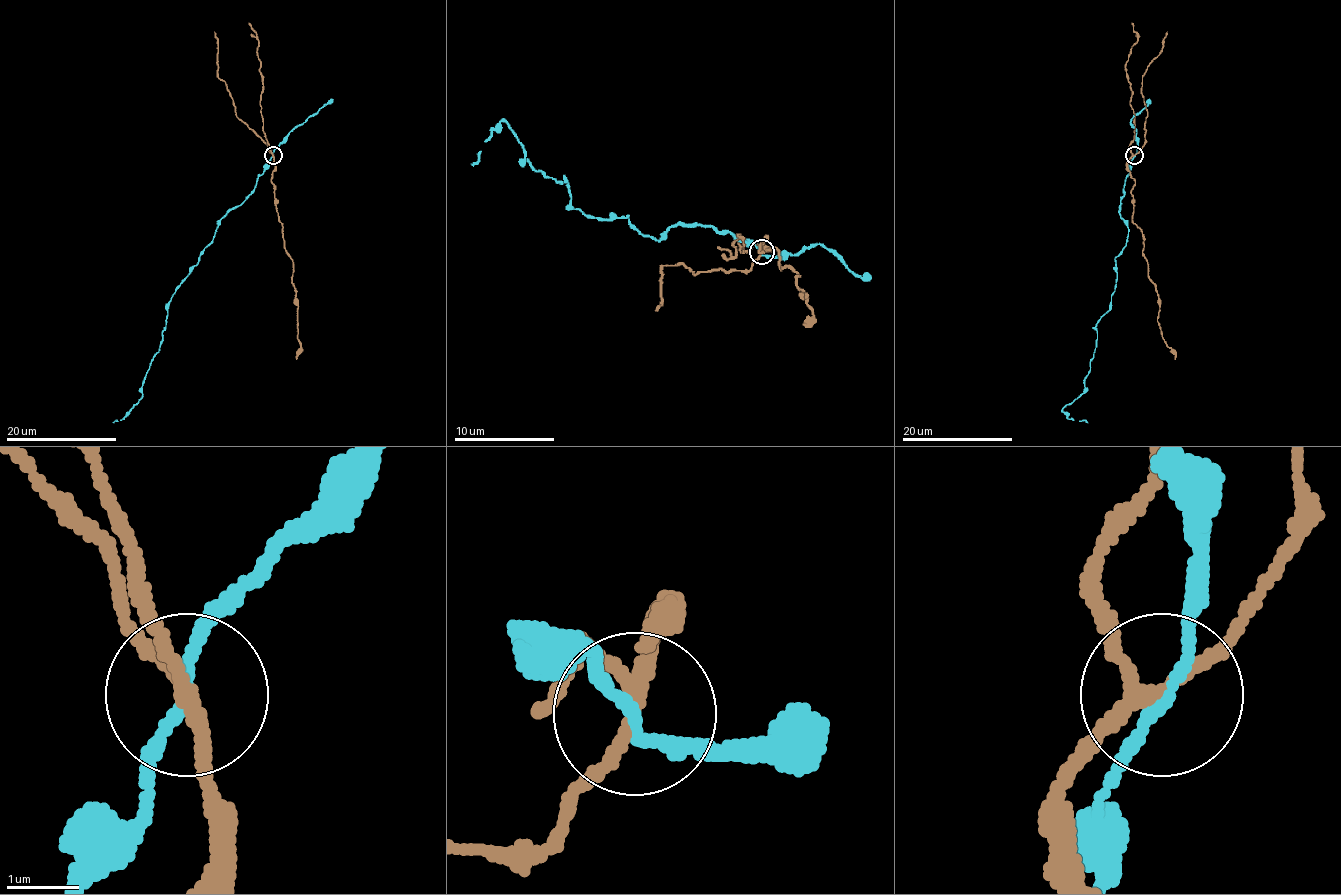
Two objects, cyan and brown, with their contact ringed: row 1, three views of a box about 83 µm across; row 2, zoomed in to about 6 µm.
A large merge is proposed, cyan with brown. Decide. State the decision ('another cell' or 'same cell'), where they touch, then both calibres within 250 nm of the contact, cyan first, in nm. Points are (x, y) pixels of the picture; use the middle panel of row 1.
same cell; at (761, 251); 150 nm thick on the cyan side, 180 nm on the other

